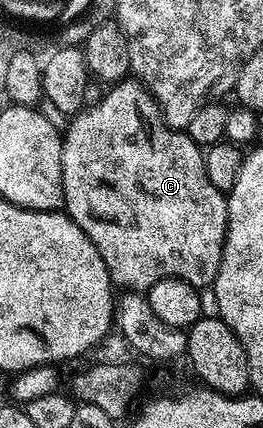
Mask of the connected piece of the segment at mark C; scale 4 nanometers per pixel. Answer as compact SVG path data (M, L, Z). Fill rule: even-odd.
M124 79L114 82L108 89L111 90L96 105L88 104L82 111L74 114L70 118L71 126L62 134L63 204L67 216L77 223L77 227L81 227L81 231L85 231L85 235L89 235L93 247L101 251L101 259L105 259L105 267L109 271L112 282L120 290L146 291L153 287L153 283L166 277L180 277L196 287L214 286L215 276L221 267L223 244L227 238L227 198L224 190L213 187L213 183L209 183L209 175L205 175L204 150L187 132L168 125L163 112L159 110L159 102L142 80Z

